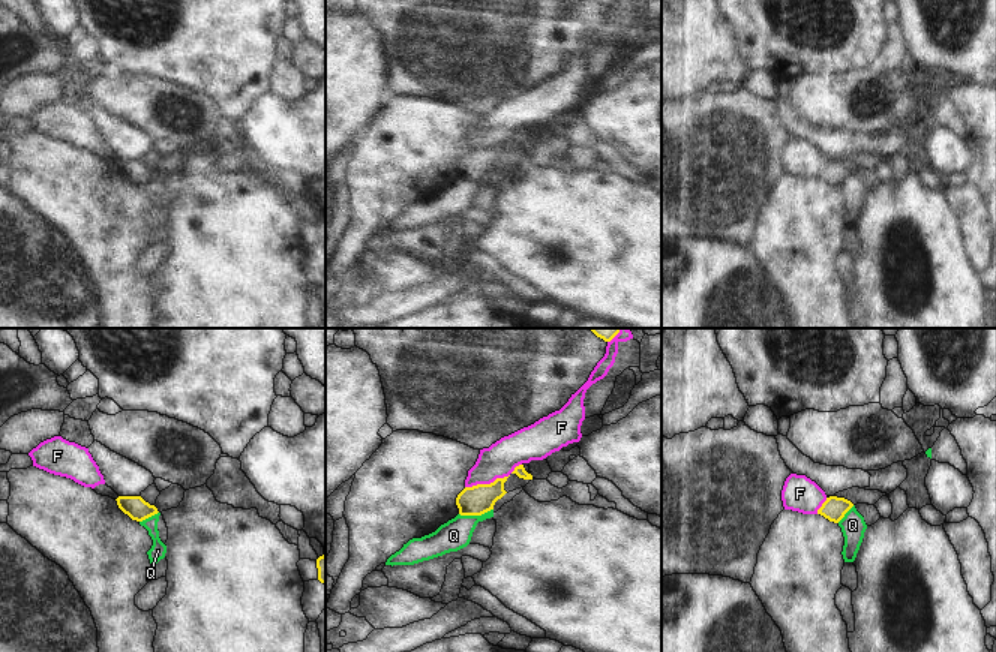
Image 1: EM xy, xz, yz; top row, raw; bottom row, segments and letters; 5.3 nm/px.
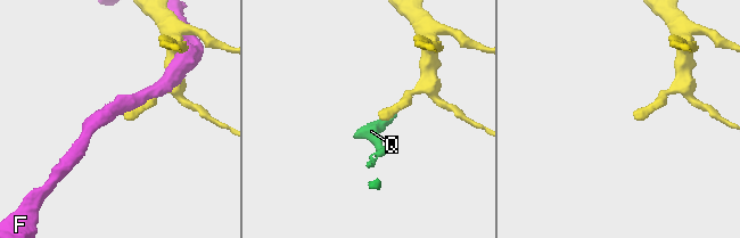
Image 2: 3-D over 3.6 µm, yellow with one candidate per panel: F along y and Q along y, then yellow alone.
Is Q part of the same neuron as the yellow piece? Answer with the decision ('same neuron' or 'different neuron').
different neuron

